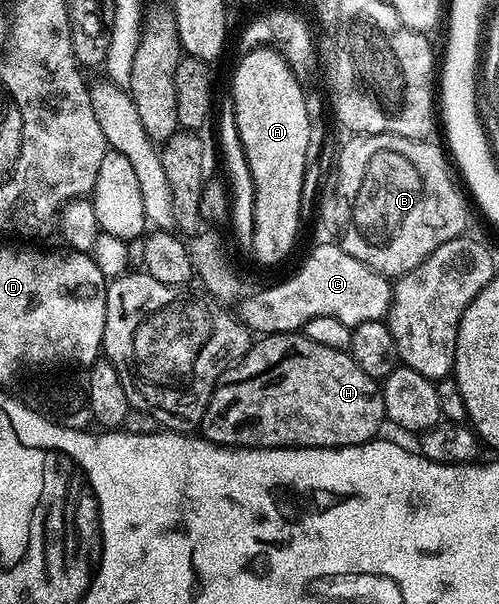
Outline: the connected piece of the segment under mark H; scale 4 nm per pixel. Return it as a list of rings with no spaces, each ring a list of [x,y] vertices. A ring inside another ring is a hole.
[[[301,331],[272,332],[255,339],[241,360],[219,378],[200,432],[205,439],[228,448],[347,448],[375,439],[385,420],[379,381],[364,374],[349,351],[320,346]]]

